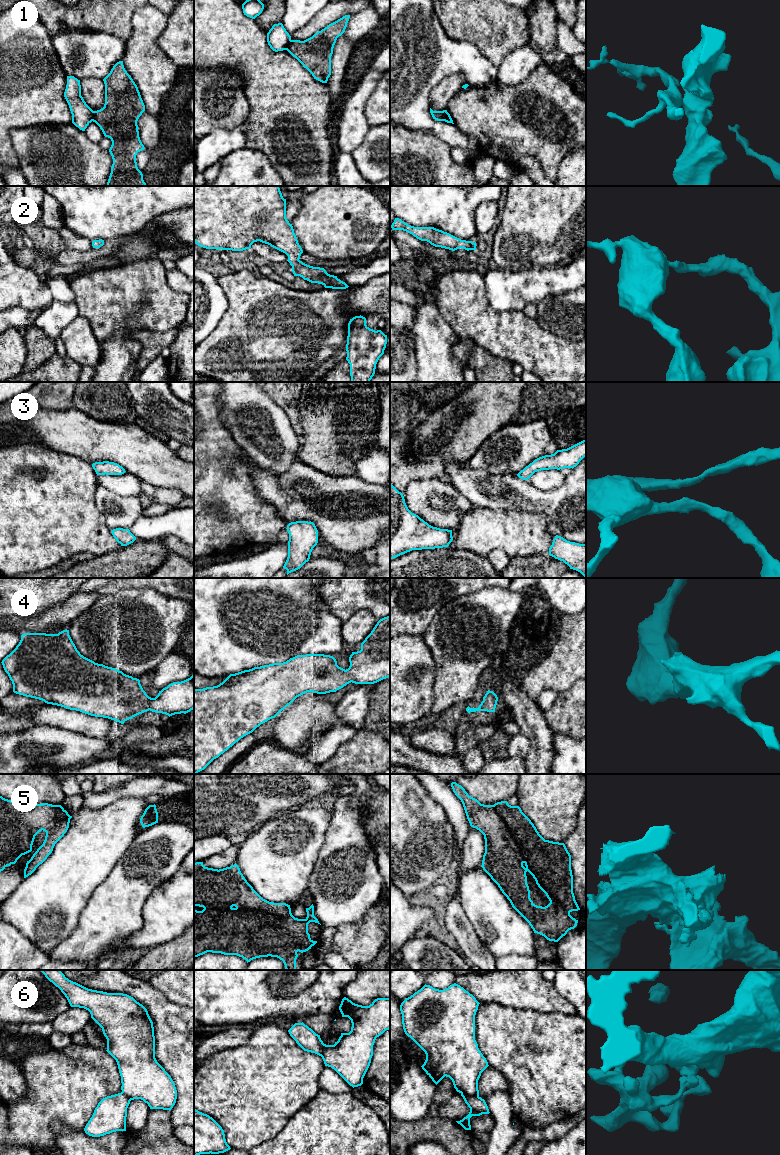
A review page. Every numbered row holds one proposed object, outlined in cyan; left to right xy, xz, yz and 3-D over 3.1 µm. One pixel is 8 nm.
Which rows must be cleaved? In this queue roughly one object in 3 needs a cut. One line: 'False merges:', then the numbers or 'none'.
False merges: 1, 6

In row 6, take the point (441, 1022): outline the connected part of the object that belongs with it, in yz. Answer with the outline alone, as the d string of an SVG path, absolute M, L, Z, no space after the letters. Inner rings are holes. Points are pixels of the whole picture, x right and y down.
M454 983L443 990L425 984L400 1005L405 1034L426 1054L422 1069L436 1085L446 1076L452 1080L457 1092L470 1096L479 1096L478 1080L481 1073L489 1066L475 1040L475 1015L479 1004L472 994Z

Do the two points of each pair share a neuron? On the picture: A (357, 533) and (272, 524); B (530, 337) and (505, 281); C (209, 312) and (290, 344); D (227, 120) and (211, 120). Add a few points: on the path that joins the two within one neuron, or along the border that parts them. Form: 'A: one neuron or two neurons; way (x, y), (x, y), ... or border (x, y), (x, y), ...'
A: two neurons; border (273, 505), (277, 514), (287, 524)
B: two neurons; border (495, 309), (498, 311), (521, 311)
C: two neurons; border (225, 294), (228, 308), (207, 336)
D: one neuron; way (223, 120), (215, 120)

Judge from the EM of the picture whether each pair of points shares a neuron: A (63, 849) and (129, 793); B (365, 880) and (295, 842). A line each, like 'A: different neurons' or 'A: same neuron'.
A: different neurons
B: different neurons

